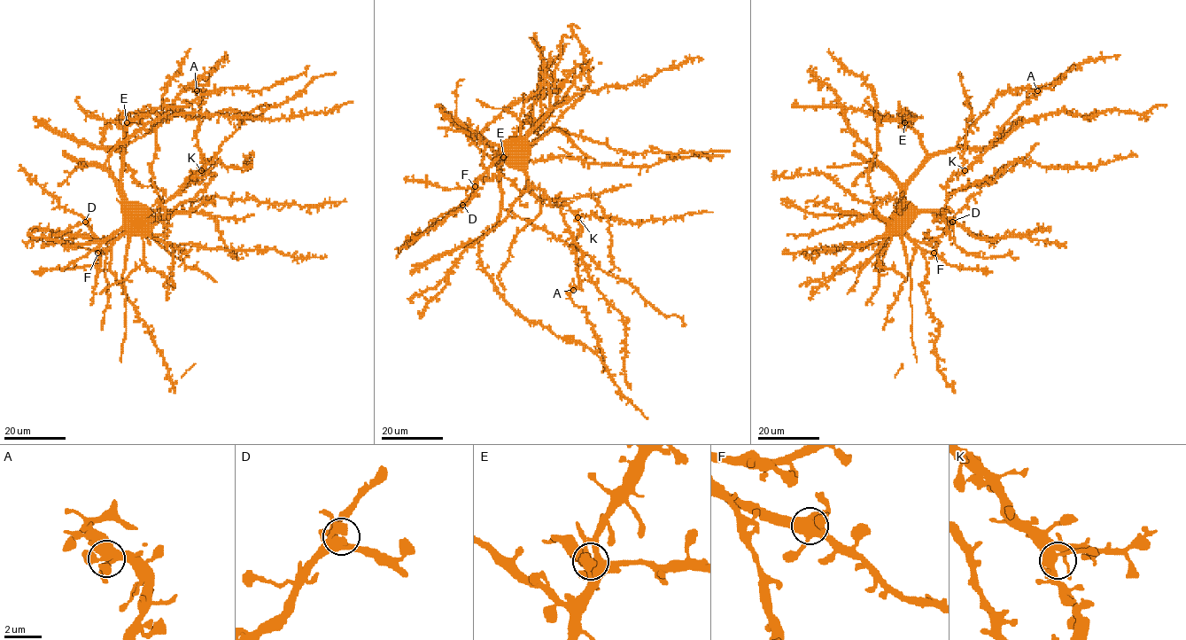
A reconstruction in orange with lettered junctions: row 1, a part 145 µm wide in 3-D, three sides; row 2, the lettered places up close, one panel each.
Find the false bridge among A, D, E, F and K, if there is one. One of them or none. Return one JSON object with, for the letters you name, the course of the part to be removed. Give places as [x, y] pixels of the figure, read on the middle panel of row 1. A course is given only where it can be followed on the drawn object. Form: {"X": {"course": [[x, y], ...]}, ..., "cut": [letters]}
{"cut": ["E"]}

